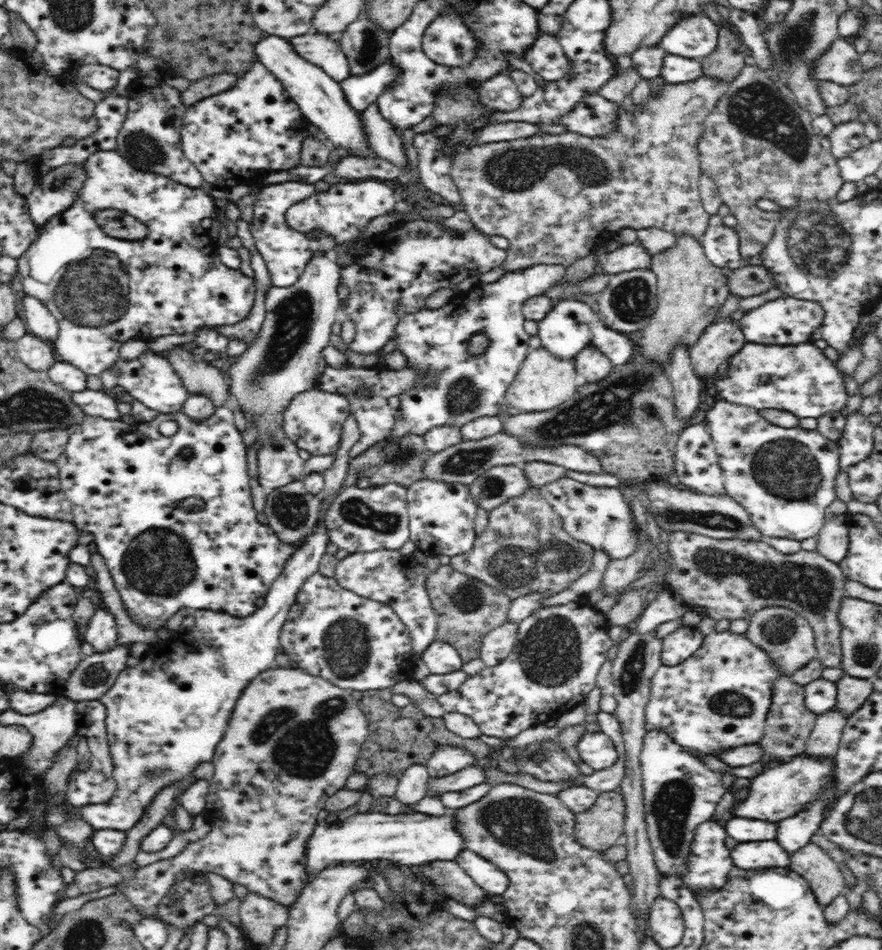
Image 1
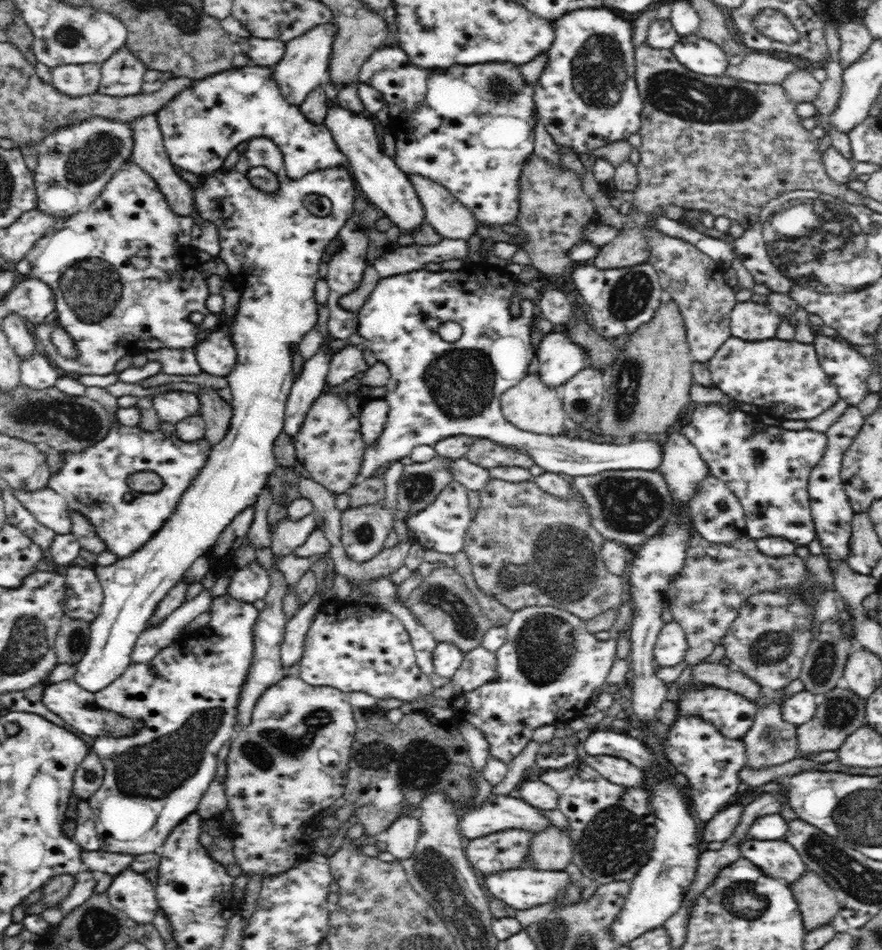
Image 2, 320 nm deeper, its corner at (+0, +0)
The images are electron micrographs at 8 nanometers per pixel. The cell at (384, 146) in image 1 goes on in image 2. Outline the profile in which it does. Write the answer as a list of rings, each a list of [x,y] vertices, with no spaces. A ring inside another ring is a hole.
[[[408,174],[412,187],[416,189],[420,203],[424,207],[425,222],[450,240],[470,240],[474,236],[479,222],[474,219],[472,211],[441,184],[432,182],[418,174]]]

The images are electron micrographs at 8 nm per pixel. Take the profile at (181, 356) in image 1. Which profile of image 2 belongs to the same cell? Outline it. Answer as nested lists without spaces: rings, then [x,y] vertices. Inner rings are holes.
[[[204,387],[199,402],[199,414],[205,420],[204,438],[212,445],[218,444],[228,432],[233,416],[232,406],[219,396],[217,390]]]

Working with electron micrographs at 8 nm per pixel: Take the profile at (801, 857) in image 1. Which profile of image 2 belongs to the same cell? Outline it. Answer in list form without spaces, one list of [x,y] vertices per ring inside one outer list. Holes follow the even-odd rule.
[[[806,870],[805,874],[790,883],[792,895],[801,912],[807,932],[831,924],[840,908],[837,896],[830,886],[816,872]]]

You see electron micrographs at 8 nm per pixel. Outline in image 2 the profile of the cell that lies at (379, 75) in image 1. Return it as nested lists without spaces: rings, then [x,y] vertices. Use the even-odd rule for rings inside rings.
[[[395,46],[376,49],[370,55],[370,59],[366,60],[366,63],[362,66],[358,74],[358,80],[381,92],[385,102],[389,106],[390,120],[385,125],[384,130],[389,130],[393,134],[394,140],[396,140],[395,163],[407,175],[418,174],[447,188],[455,200],[459,200],[466,208],[472,211],[474,219],[479,224],[485,224],[486,226],[512,224],[512,222],[516,222],[518,212],[520,212],[520,203],[518,203],[518,198],[520,198],[520,183],[518,183],[518,180],[520,180],[520,174],[522,174],[522,166],[530,158],[530,154],[532,154],[534,148],[534,126],[536,126],[536,121],[534,121],[535,104],[532,96],[534,96],[535,86],[532,83],[528,83],[522,77],[520,66],[511,64],[510,62],[486,62],[486,64],[470,64],[470,66],[454,64],[454,66],[442,70],[442,74],[450,76],[454,82],[452,84],[444,84],[444,82],[442,84],[434,84],[434,80],[432,80],[434,78],[434,70],[424,70],[412,65],[407,54],[401,48]]]

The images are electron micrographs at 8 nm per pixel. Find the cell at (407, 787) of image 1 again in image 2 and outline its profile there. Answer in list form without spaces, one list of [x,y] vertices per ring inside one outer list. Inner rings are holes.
[[[401,817],[376,837],[384,842],[386,850],[400,861],[412,856],[419,834],[418,817]]]

